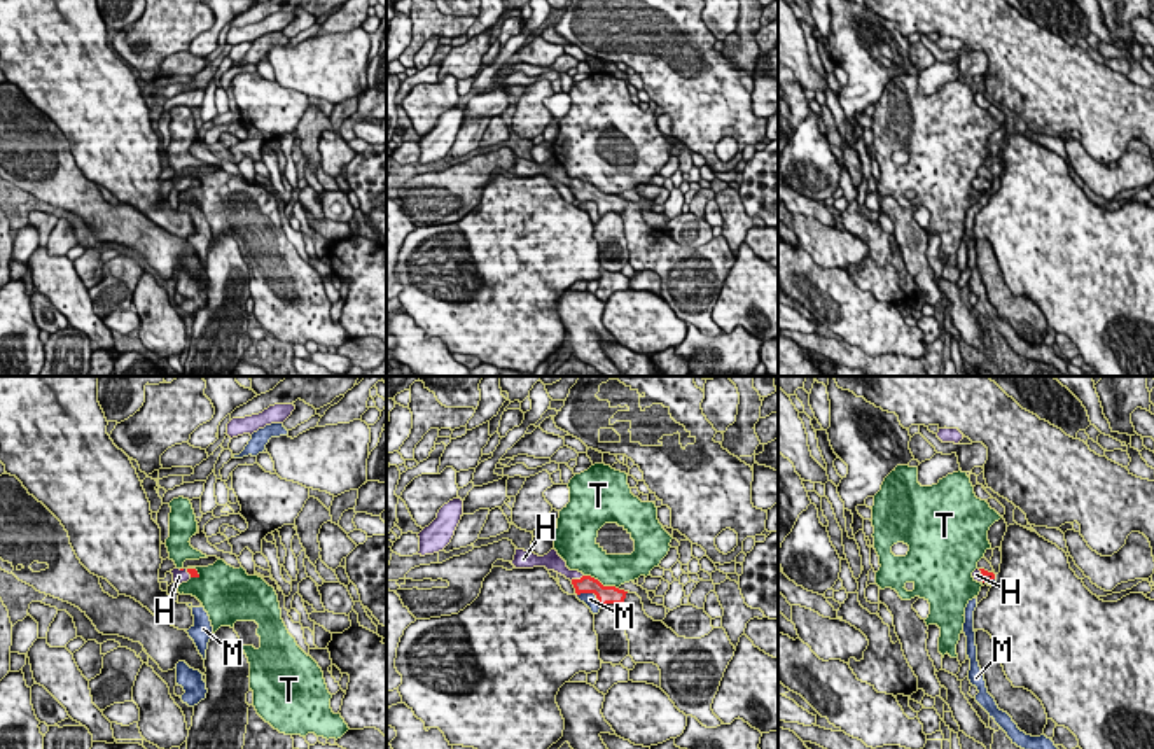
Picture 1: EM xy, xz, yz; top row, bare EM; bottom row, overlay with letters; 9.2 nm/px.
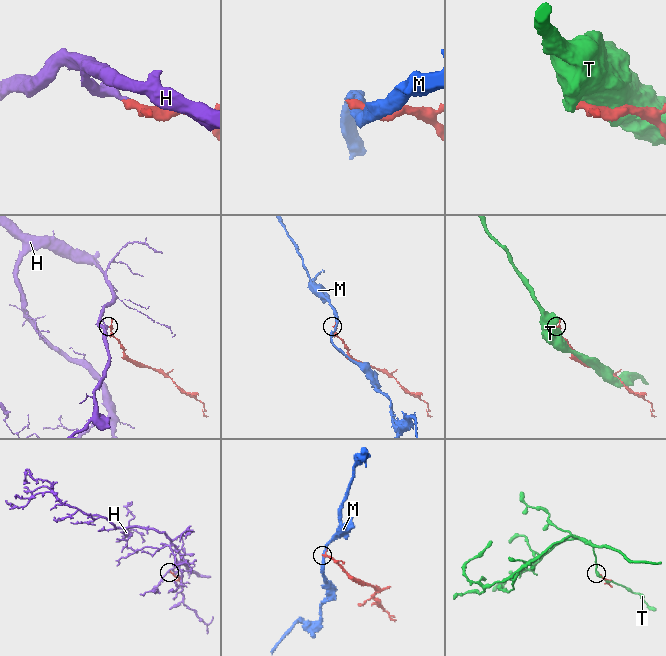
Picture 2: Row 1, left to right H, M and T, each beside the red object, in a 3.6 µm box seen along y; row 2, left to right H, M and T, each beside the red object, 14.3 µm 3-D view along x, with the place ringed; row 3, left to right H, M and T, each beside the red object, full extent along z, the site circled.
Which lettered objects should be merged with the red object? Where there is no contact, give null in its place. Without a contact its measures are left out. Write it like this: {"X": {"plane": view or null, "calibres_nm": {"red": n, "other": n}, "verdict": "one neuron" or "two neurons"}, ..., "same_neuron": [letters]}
{"H": {"plane": "xz", "calibres_nm": {"red": 160, "other": 160}, "verdict": "one neuron"}, "M": {"plane": "xz", "calibres_nm": {"red": 160, "other": 130}, "verdict": "two neurons"}, "T": {"plane": "xz", "calibres_nm": {"red": 160, "other": 300}, "verdict": "two neurons"}, "same_neuron": ["H"]}

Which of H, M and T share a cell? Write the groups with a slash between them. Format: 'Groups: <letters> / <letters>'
Groups: H / M / T

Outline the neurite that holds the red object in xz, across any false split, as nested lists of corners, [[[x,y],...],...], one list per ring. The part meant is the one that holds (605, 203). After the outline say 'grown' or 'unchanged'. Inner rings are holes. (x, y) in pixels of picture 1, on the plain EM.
[[[516,156],[512,173],[516,177],[546,175],[547,178],[554,178],[572,189],[577,203],[594,201],[600,215],[605,215],[607,212],[622,214],[626,201],[628,201],[615,194],[603,194],[598,187],[594,187],[591,184],[584,184],[579,178],[570,178],[567,175],[567,170],[558,163],[556,158],[551,158],[547,163],[539,164],[532,159]]]; grown

